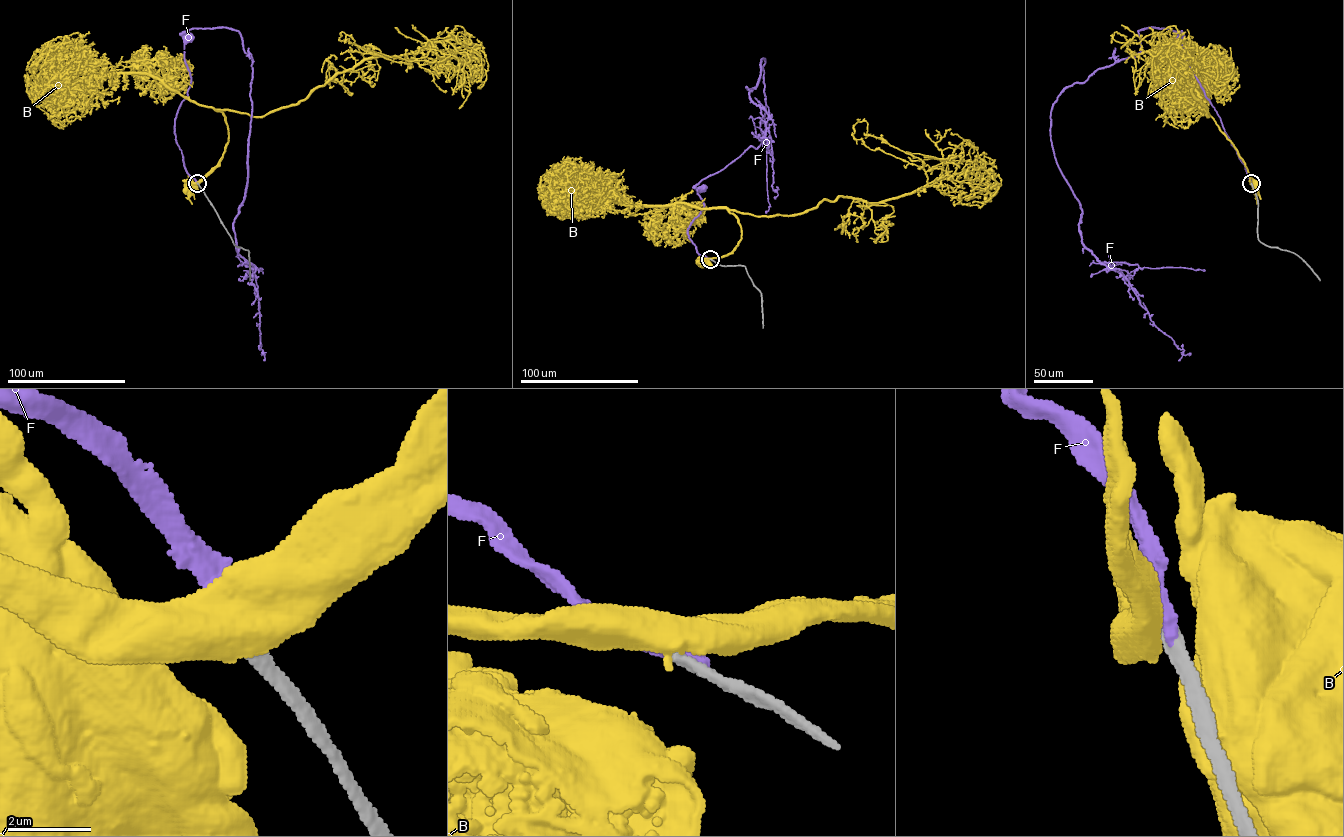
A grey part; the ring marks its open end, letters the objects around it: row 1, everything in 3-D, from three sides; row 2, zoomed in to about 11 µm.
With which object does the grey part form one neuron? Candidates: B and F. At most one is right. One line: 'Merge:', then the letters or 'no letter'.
Merge: no letter

